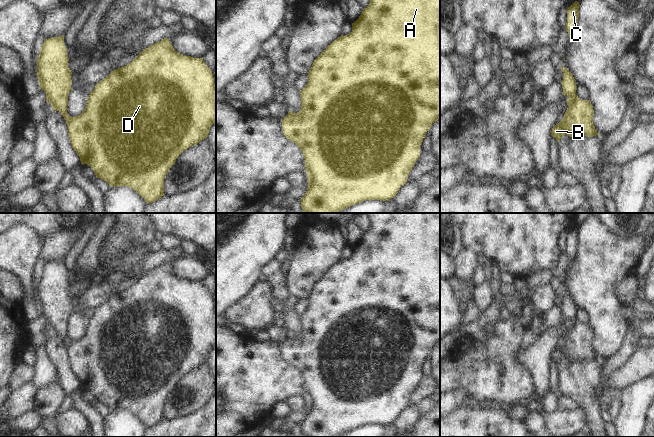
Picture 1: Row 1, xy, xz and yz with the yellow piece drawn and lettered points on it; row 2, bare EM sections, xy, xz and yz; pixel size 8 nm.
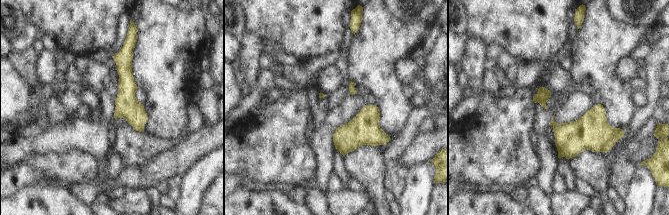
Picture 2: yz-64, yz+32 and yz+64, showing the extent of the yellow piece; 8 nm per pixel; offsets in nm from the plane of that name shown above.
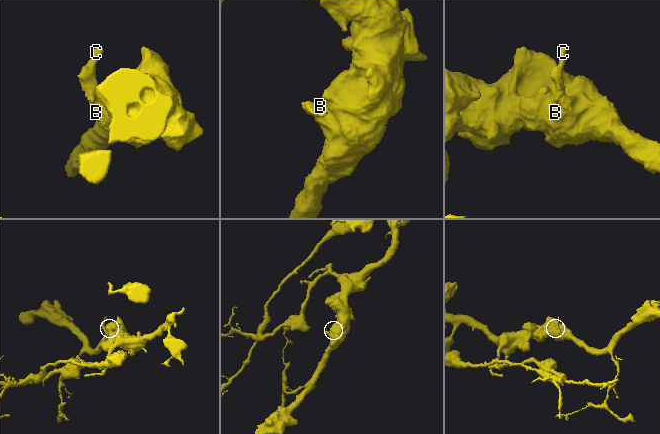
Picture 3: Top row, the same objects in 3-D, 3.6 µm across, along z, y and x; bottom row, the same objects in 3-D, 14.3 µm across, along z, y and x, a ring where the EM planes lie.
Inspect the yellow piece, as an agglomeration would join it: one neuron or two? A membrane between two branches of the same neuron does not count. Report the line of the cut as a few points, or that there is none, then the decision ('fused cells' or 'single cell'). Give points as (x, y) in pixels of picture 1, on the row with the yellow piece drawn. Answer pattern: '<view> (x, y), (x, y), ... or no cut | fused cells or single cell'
no cut | single cell

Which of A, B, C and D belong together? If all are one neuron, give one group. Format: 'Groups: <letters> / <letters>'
Groups: A B C D.

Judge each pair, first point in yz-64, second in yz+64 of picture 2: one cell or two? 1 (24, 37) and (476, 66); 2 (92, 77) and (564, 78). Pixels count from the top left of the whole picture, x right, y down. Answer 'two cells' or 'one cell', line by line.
1: one cell
2: one cell

